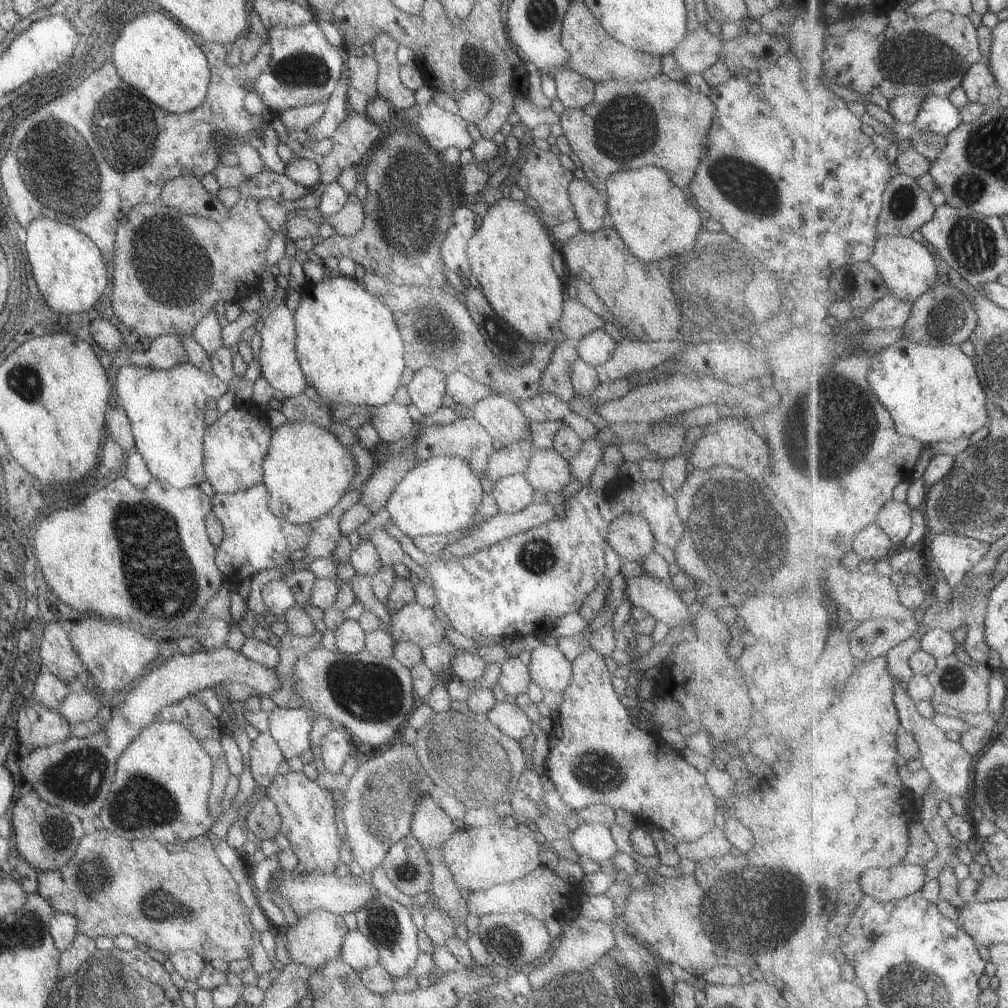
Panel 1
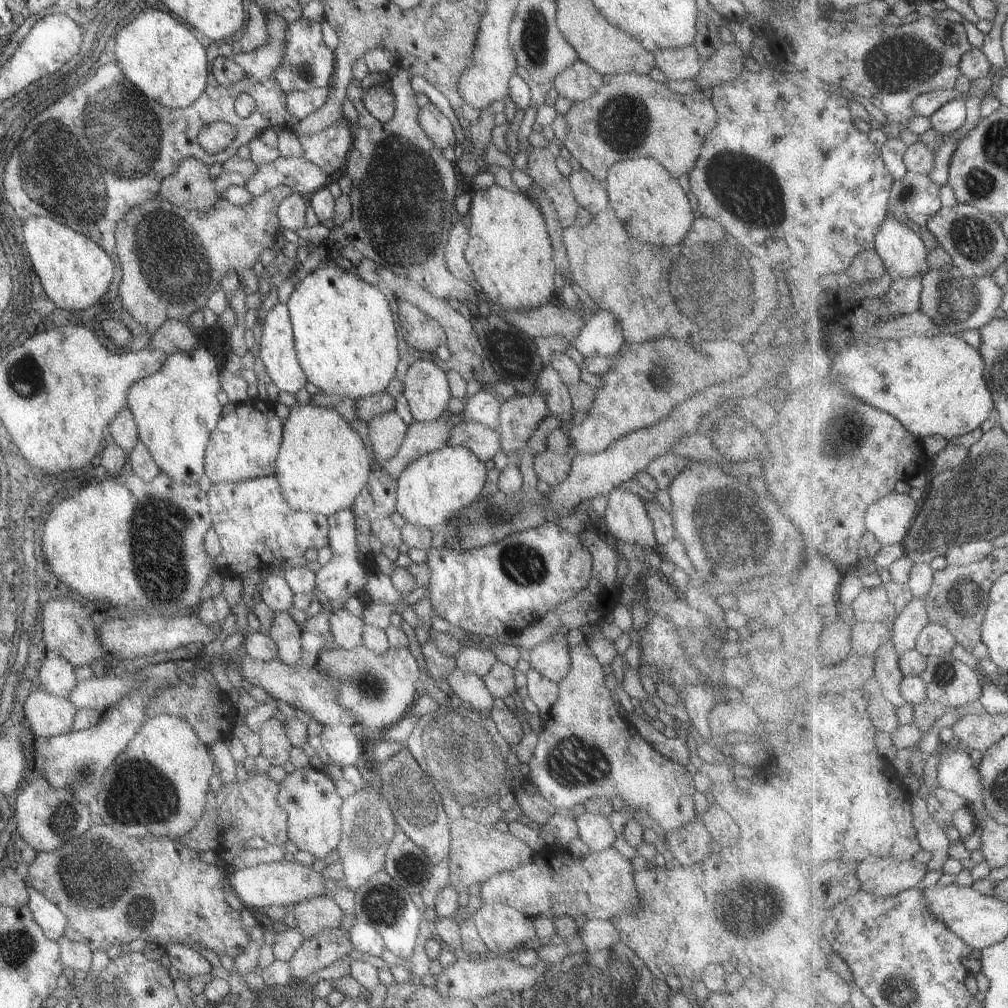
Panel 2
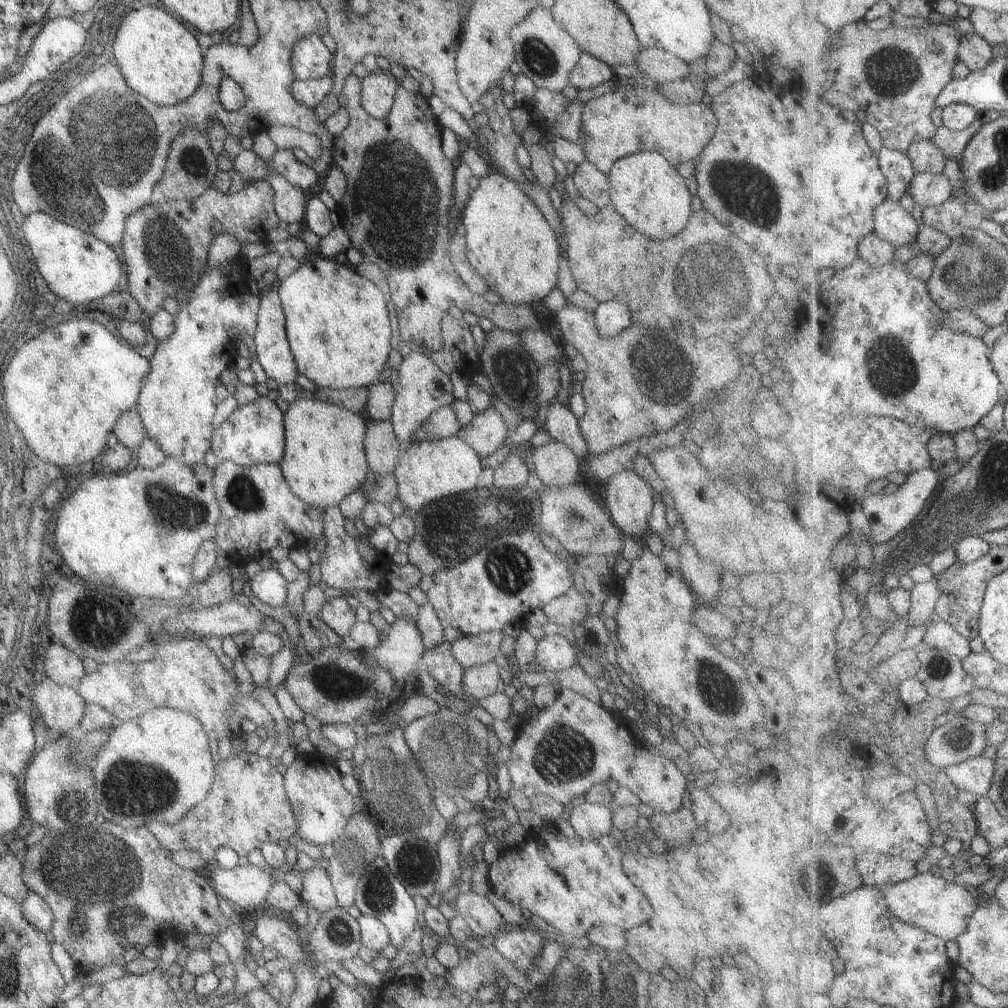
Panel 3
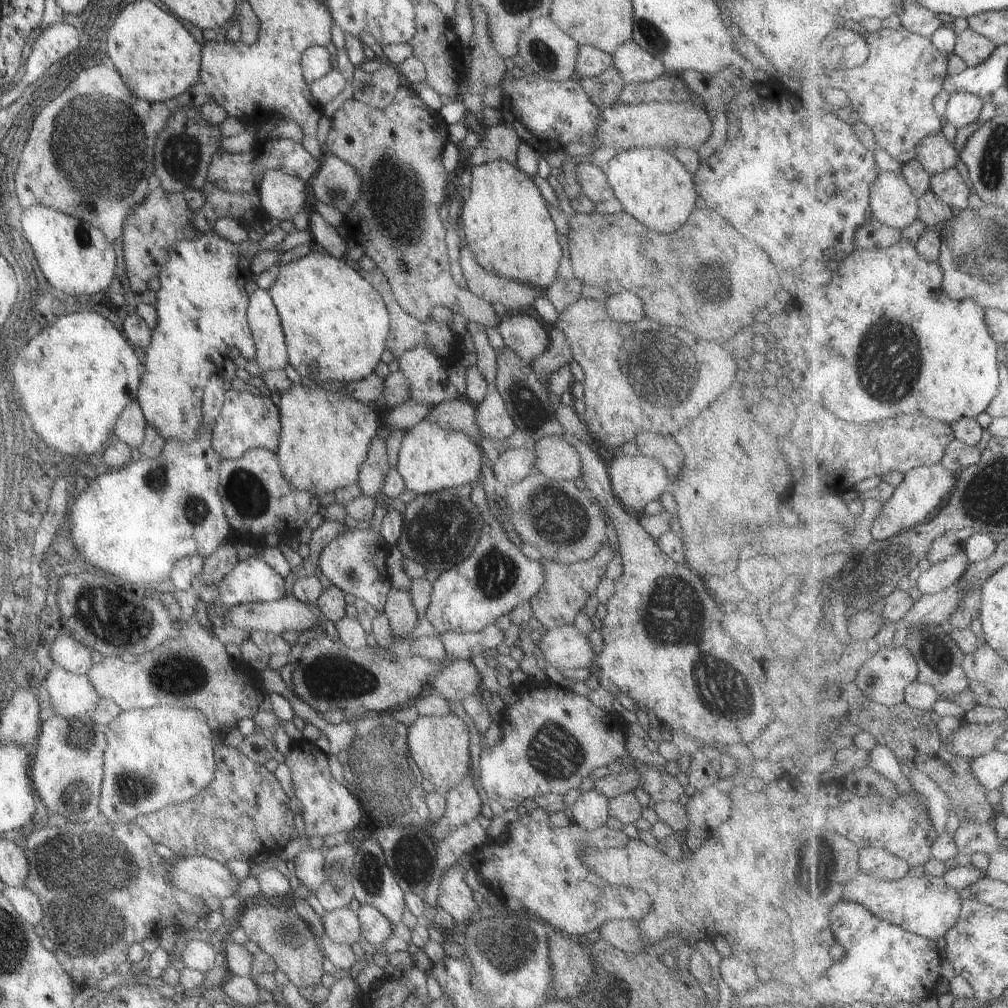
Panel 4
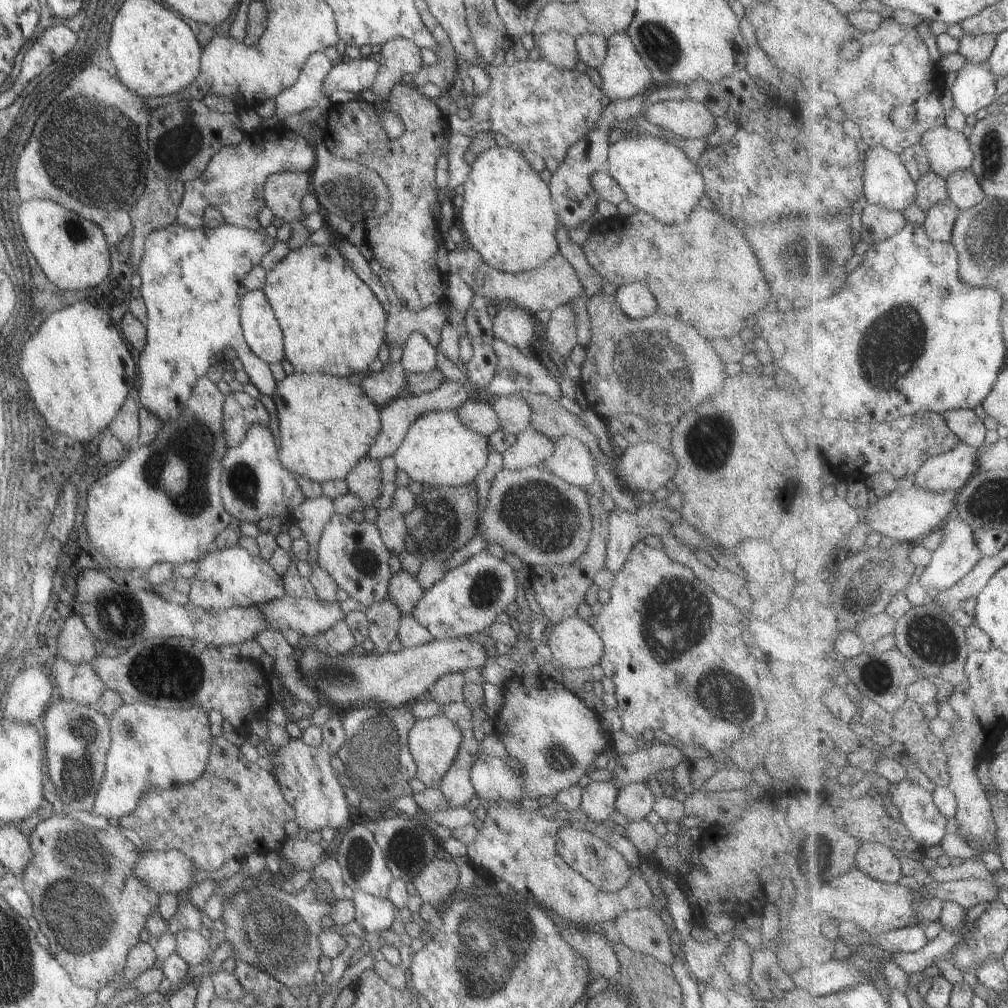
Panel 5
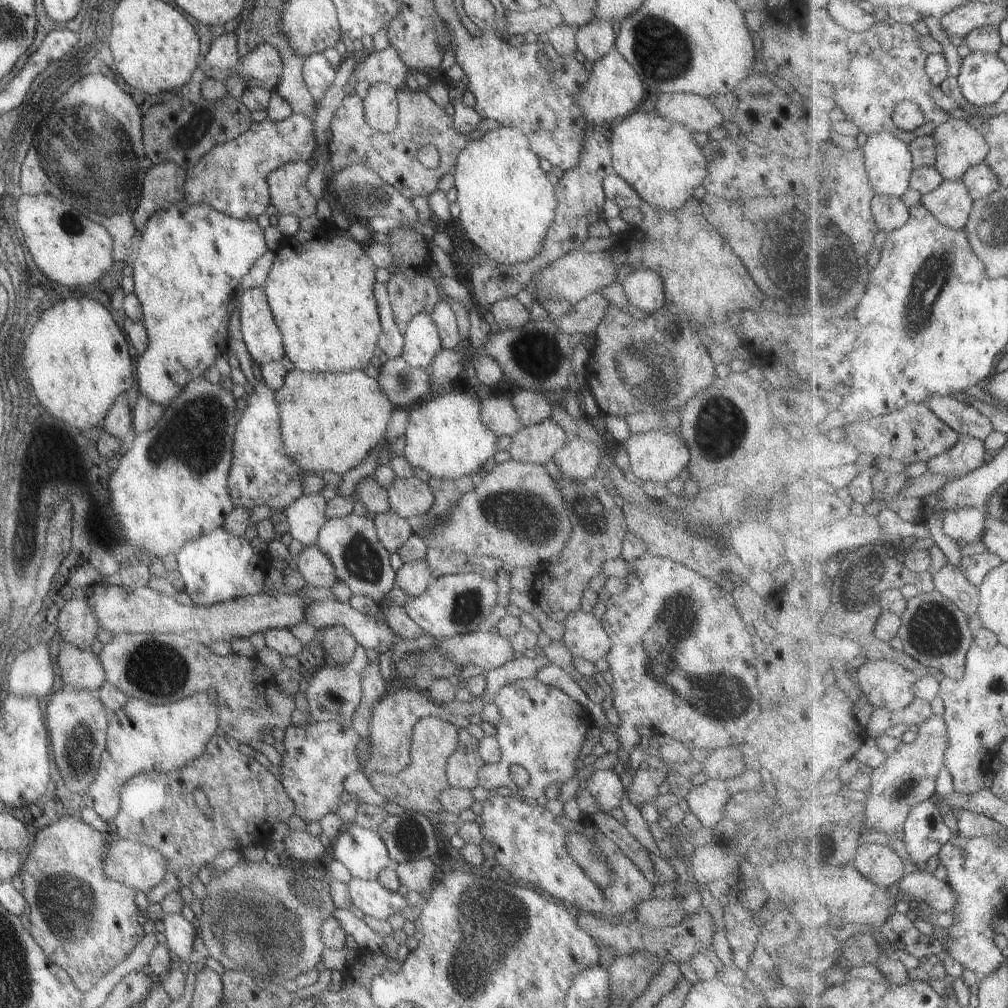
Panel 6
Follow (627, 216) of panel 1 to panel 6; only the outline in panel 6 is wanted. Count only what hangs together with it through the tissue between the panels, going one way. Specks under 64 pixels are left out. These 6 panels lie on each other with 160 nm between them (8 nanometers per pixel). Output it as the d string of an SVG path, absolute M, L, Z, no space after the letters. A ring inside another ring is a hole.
M642 107L610 125L608 151L612 172L620 176L636 192L642 203L664 211L676 211L692 197L693 190L702 184L706 164L700 148L691 142L691 133L679 123L660 117L655 111L645 112Z

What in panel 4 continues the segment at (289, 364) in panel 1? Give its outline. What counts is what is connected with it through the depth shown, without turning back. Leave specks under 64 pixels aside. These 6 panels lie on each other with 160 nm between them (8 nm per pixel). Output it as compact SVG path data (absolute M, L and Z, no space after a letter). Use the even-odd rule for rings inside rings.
M256 289L248 296L246 321L254 342L254 361L261 370L281 370L288 364L280 320L266 290Z

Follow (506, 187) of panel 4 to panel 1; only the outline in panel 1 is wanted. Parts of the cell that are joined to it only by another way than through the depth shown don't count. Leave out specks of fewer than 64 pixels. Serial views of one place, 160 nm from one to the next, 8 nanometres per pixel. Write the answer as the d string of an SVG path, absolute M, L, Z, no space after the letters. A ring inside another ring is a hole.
M503 197L493 206L481 205L478 209L481 225L467 241L466 255L470 272L479 282L479 290L493 309L513 330L516 330L529 344L563 341L565 337L556 325L561 318L563 288L560 278L551 267L551 253L554 242L551 234L541 226L541 218L523 202Z

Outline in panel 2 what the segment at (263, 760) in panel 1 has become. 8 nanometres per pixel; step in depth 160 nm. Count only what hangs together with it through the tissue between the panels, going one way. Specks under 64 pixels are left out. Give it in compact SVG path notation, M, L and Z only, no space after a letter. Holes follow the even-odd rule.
M274 718L267 719L262 725L261 730L267 730L265 736L269 738L269 744L261 744L261 755L270 766L281 766L289 759L289 751L292 746L287 740L282 724Z

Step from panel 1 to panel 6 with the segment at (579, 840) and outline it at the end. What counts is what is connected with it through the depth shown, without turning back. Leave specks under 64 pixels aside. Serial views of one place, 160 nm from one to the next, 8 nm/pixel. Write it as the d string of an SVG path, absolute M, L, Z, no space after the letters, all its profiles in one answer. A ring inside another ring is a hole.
M607 769L594 770L586 778L585 789L595 800L598 810L609 813L619 804L624 787L619 781L619 775L616 775L611 769Z

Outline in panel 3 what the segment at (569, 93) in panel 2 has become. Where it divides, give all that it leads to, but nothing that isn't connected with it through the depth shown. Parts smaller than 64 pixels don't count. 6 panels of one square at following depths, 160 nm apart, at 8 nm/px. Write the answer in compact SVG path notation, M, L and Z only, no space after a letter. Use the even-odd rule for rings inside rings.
M582 53L568 74L567 88L570 93L586 88L589 90L610 79L613 79L610 67L590 54Z

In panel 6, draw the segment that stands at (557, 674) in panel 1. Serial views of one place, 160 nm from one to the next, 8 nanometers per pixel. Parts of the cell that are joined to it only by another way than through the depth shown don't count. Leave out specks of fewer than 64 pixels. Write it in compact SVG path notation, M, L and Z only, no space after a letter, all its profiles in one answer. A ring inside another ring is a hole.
M580 608L562 620L562 633L559 642L569 650L571 657L581 658L581 660L592 663L603 658L610 647L609 637L601 628L600 620L593 617L592 613L583 612Z

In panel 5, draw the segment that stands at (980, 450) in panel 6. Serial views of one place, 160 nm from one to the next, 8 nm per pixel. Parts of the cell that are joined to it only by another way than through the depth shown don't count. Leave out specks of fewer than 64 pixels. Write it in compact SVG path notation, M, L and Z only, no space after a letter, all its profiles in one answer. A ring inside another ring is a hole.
M959 443L959 446L945 454L930 458L915 474L914 484L918 487L930 490L931 492L951 492L959 491L966 484L971 475L979 470L979 464L976 462L978 448Z

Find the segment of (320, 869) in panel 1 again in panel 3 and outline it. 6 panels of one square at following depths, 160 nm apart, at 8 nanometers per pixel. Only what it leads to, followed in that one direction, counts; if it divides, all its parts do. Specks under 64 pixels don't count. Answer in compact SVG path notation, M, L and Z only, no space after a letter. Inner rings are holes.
M317 750L302 755L296 754L295 760L282 775L286 798L296 820L294 836L321 848L325 844L333 844L334 840L342 835L353 810L352 796L343 789L340 774L331 758L321 755Z

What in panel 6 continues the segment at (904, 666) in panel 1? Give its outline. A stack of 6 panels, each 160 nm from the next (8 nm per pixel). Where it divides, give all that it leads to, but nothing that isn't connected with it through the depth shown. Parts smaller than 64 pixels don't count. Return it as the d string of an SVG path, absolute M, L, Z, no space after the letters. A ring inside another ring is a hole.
M965 507L949 513L942 521L944 534L951 537L960 547L981 541L986 531L988 514L984 508Z

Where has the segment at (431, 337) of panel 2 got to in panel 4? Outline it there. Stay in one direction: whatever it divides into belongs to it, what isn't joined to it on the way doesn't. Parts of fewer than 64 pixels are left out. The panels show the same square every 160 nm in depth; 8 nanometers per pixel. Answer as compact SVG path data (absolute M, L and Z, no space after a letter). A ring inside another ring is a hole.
M400 84L399 88L395 91L395 96L393 100L384 108L376 109L370 108L366 104L355 100L353 97L348 98L335 110L335 112L330 116L331 128L329 129L328 135L326 136L325 142L322 144L323 151L330 152L335 158L341 159L343 162L349 163L351 167L357 171L358 177L361 182L358 188L358 195L356 201L350 207L343 218L344 224L342 227L346 229L348 238L354 240L362 248L364 256L368 256L374 264L374 268L381 271L382 275L385 276L388 285L390 286L393 298L395 302L401 307L401 310L416 318L419 322L426 321L430 315L430 311L433 307L447 307L450 311L455 314L460 314L465 320L469 322L477 322L481 324L482 327L489 328L491 326L496 326L500 318L491 308L491 305L483 299L477 298L477 296L472 295L467 289L461 288L450 275L449 272L449 261L446 249L446 244L444 243L444 224L443 220L437 215L437 208L443 202L447 201L446 184L450 179L450 173L446 172L440 163L440 154L444 148L447 141L447 125L445 121L440 117L438 111L430 109L417 97L417 94L405 84Z

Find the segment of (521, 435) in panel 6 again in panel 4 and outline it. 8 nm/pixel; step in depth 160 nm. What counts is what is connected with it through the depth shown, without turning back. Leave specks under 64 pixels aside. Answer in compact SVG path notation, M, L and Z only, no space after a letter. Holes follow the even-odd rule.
M506 449L492 463L493 476L498 488L518 483L530 473L534 464L532 449Z

